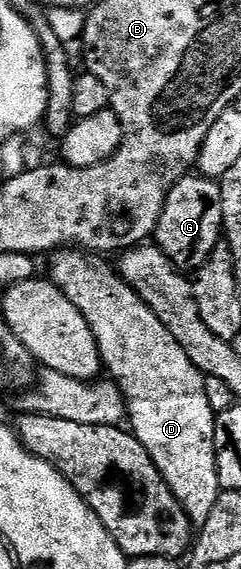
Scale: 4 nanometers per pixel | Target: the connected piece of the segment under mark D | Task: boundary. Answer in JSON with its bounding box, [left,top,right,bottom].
[48,248,223,528]

